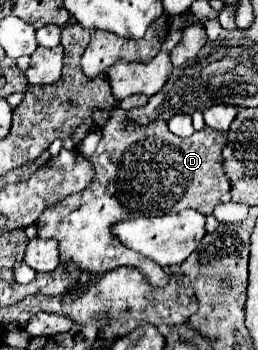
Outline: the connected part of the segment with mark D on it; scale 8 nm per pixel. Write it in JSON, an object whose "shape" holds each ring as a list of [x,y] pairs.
{"shape":[[[119,107],[107,119],[101,135],[95,153],[89,157],[95,169],[93,185],[45,209],[37,221],[39,237],[57,239],[61,261],[77,261],[83,271],[105,273],[121,265],[131,265],[143,273],[149,285],[165,287],[171,273],[147,257],[133,255],[133,251],[119,243],[111,227],[117,221],[157,217],[181,209],[197,209],[203,215],[211,215],[217,203],[231,201],[229,179],[221,167],[225,133],[207,127],[207,133],[193,133],[183,139],[167,129],[167,121],[157,119],[149,125],[139,125],[127,119]]]}

